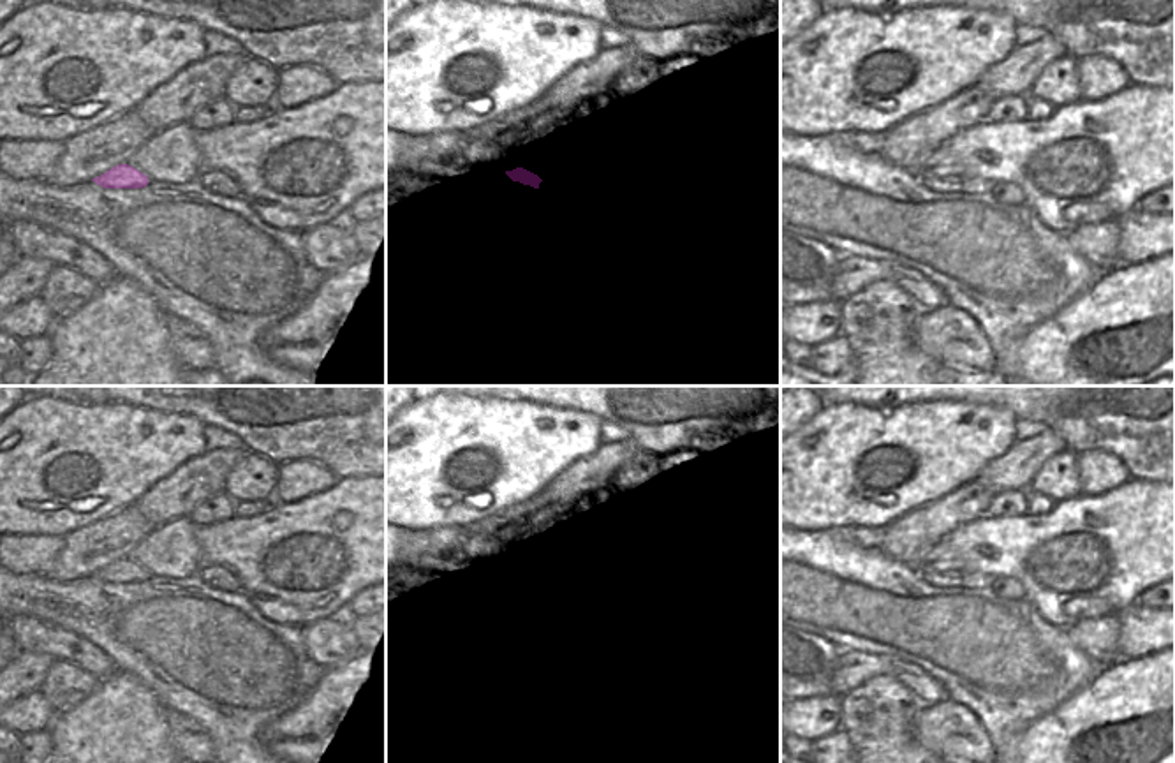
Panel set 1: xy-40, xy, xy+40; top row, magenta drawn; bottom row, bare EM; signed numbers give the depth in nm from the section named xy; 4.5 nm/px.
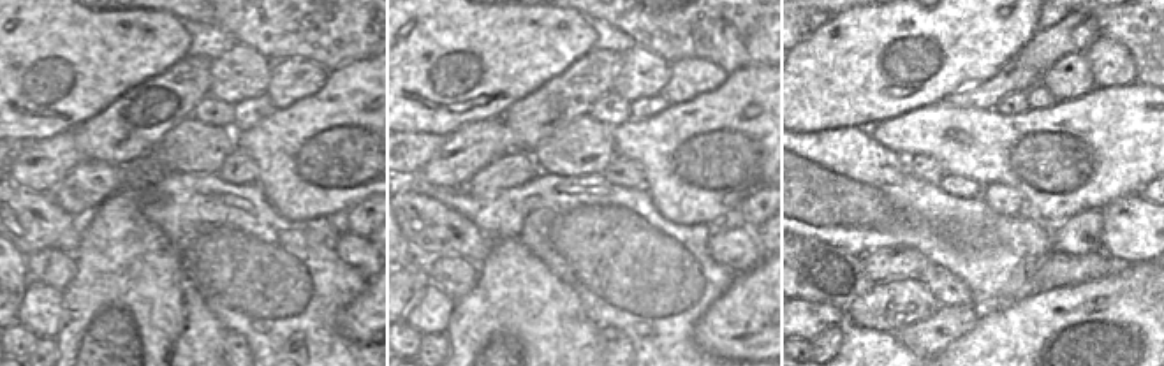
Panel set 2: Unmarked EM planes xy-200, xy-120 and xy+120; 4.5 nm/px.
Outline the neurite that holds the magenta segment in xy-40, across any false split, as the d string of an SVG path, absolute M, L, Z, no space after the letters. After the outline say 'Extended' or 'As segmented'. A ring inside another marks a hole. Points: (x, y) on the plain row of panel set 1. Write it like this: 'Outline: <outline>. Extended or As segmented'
Outline: M118 559L92 576L104 583L143 583L150 578L146 569L129 559Z. As segmented

